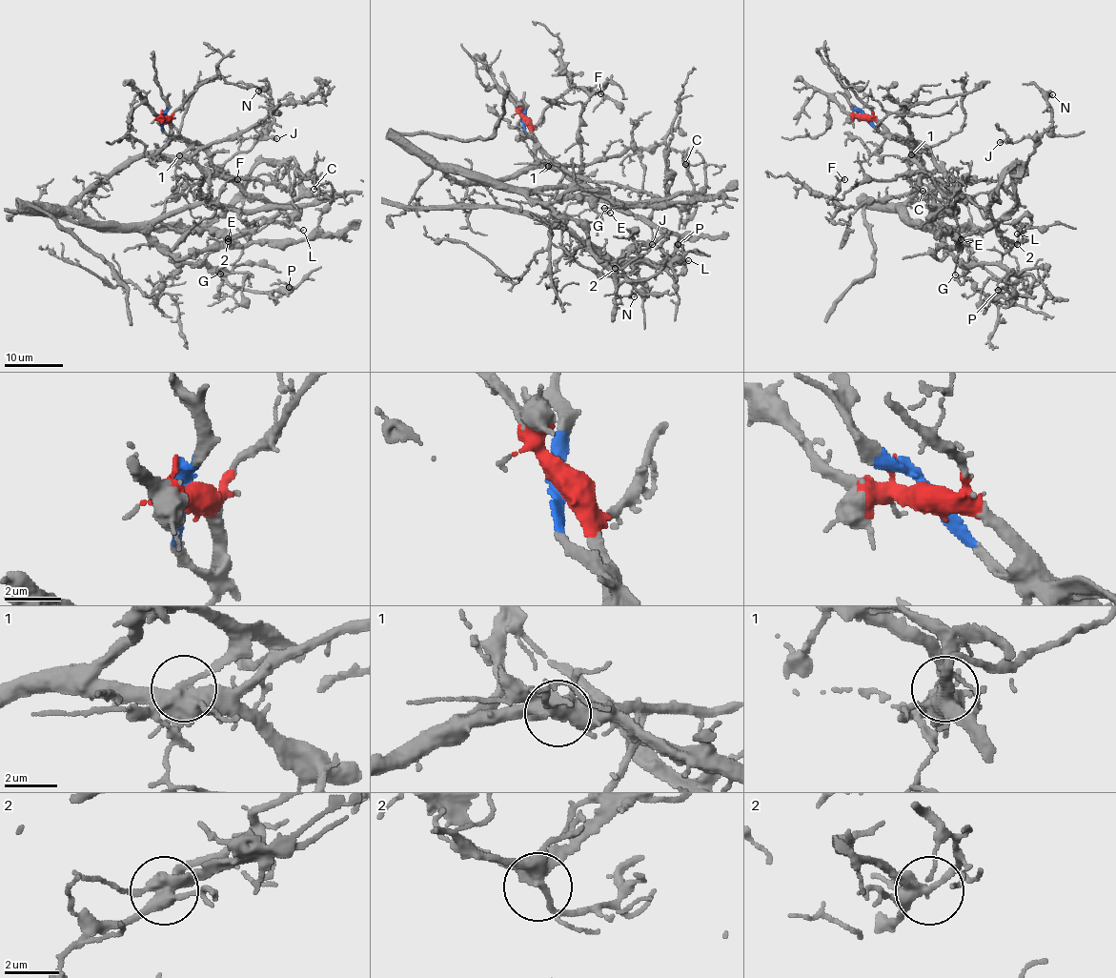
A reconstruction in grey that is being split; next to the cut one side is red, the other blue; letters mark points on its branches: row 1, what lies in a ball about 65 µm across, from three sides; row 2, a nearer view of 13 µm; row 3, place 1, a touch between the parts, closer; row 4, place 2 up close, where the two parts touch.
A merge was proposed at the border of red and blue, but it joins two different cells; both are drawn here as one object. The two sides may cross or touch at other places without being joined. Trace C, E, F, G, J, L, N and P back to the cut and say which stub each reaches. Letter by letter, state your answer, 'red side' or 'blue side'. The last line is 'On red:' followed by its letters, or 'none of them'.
C: red side
E: red side
F: red side
G: red side
J: red side
L: red side
N: red side
P: red side
On red: C, E, F, G, J, L, N, P

